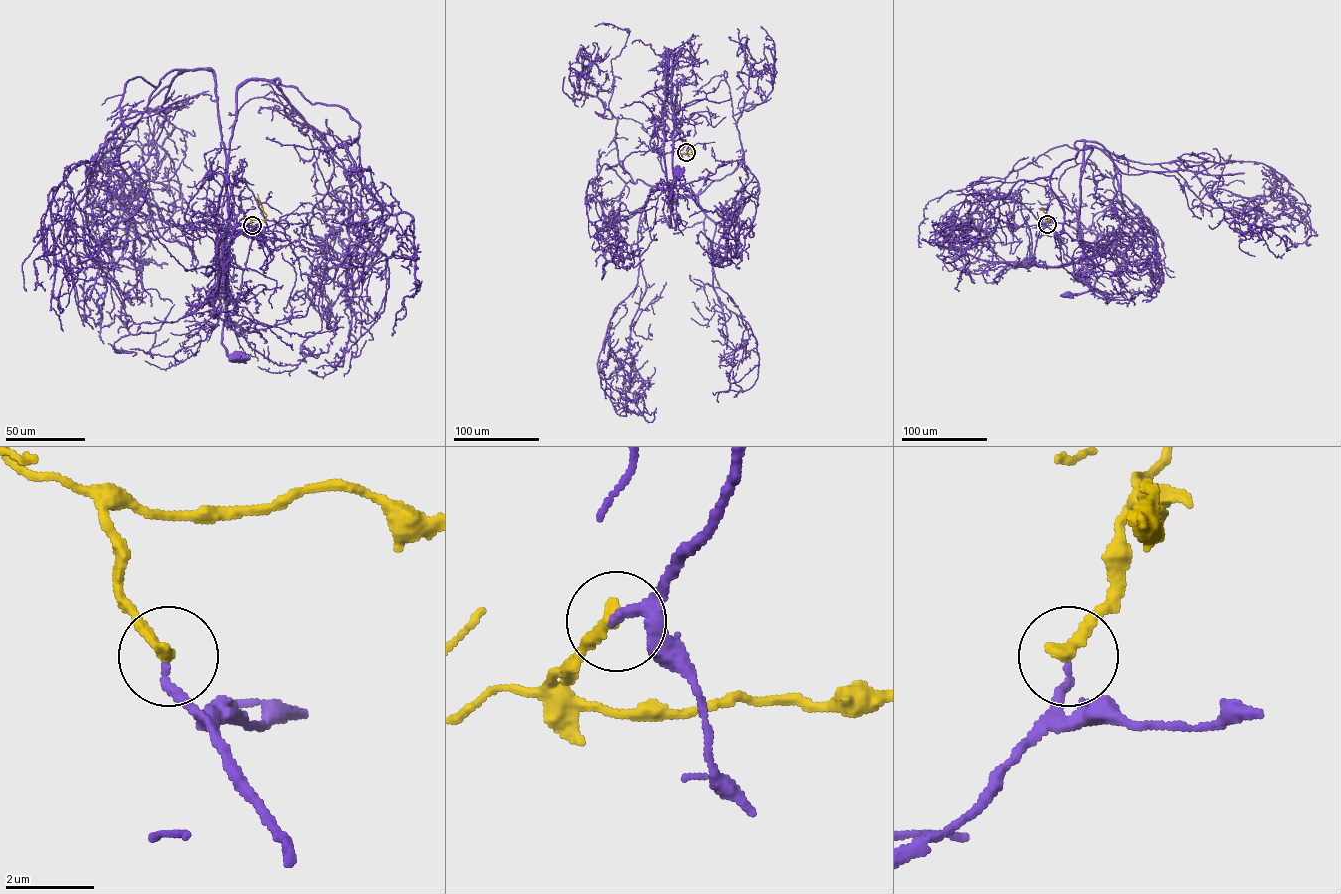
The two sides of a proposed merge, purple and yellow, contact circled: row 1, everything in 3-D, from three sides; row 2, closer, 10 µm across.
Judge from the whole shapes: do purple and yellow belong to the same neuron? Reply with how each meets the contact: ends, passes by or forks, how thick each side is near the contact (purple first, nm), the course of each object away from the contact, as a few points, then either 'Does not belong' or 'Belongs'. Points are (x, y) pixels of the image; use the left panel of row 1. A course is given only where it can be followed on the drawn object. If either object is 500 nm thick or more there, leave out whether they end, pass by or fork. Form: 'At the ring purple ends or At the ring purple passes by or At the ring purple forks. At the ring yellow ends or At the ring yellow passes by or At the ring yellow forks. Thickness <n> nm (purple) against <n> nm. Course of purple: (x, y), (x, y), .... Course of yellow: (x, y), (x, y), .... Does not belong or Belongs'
At the ring purple ends. At the ring yellow ends. Thickness 190 nm (purple) against 320 nm. Course of purple: (252, 225), (256, 233), (240, 293), (227, 304), (224, 288), (222, 343), (228, 356), (239, 355). Course of yellow: (252, 225), (250, 220), (263, 220), (266, 215), (257, 194). Belongs

